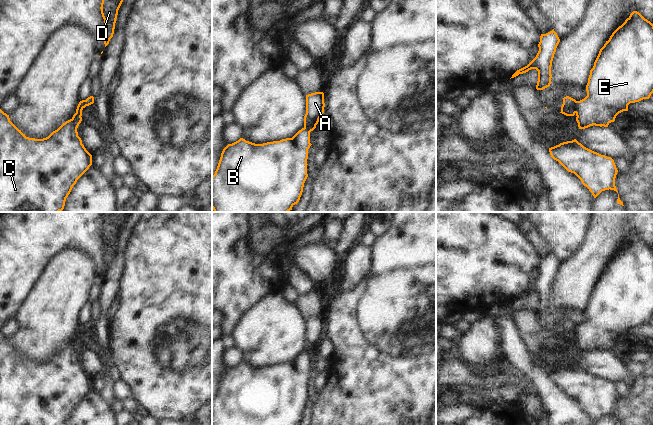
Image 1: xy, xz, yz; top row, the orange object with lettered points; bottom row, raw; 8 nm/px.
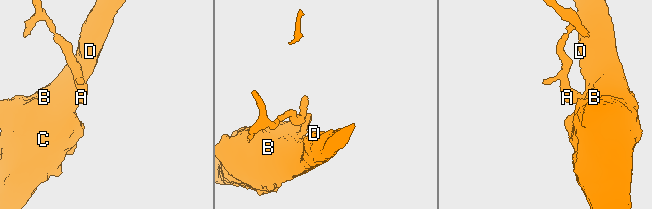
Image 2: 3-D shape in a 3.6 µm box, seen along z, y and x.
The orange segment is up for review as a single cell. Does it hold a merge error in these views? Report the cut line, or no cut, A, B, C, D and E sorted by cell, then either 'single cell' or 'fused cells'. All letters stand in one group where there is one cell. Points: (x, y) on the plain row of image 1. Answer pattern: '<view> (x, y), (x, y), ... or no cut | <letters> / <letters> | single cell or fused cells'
yz (578, 325), (575, 336) | A / B C D E | fused cells

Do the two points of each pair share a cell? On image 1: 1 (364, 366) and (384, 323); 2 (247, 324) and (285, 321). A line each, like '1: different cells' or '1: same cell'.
1: same cell
2: same cell

